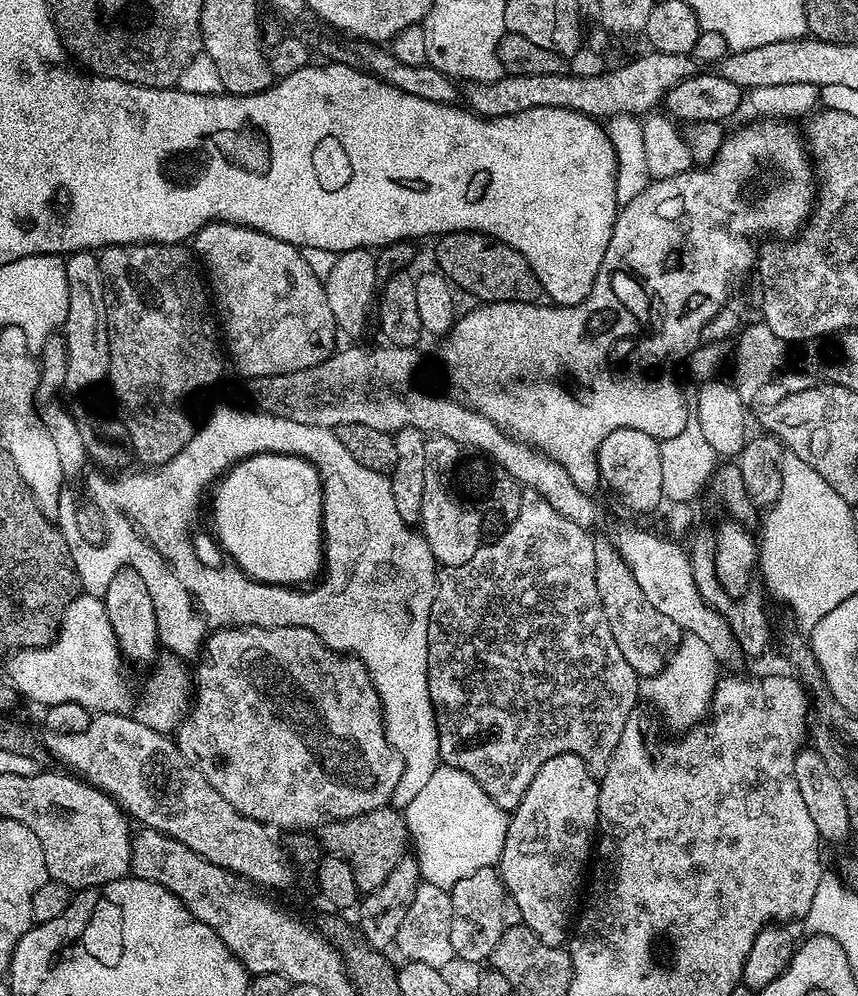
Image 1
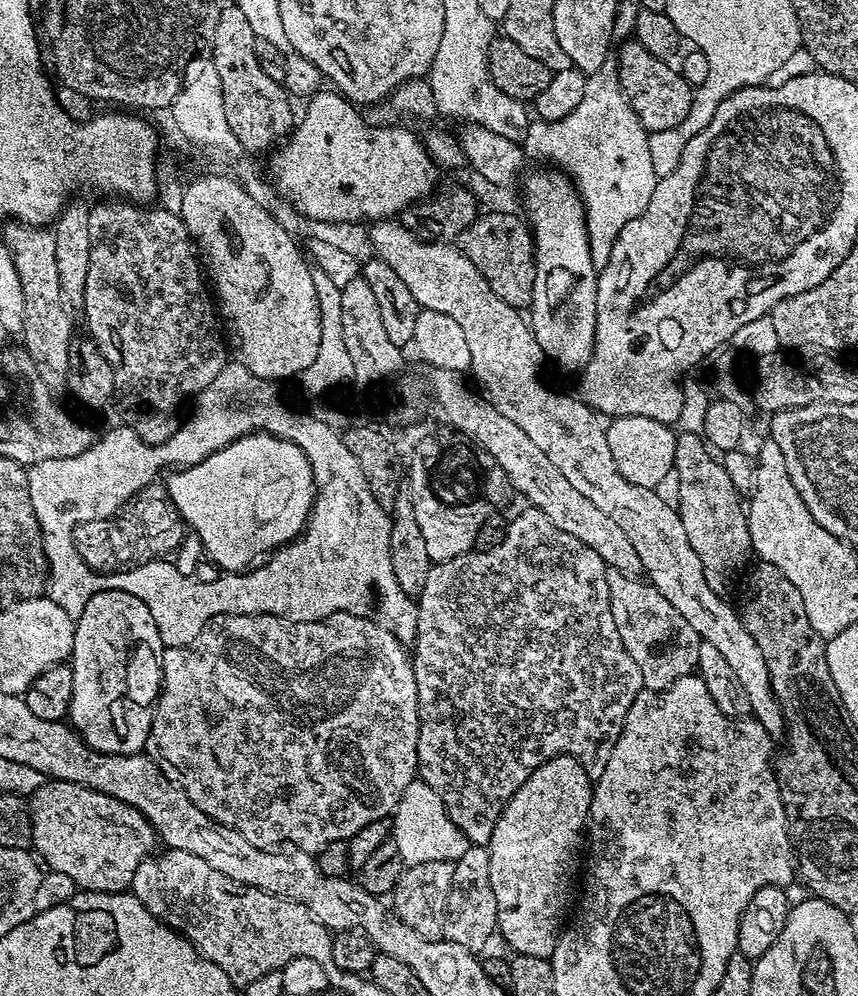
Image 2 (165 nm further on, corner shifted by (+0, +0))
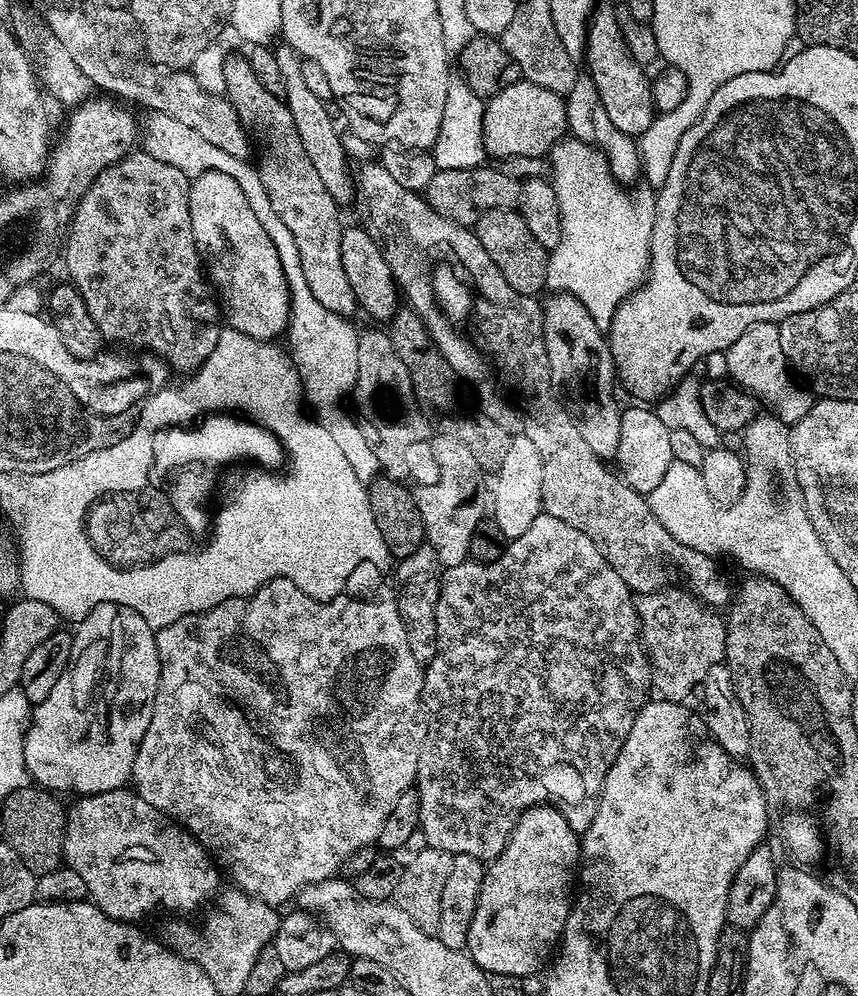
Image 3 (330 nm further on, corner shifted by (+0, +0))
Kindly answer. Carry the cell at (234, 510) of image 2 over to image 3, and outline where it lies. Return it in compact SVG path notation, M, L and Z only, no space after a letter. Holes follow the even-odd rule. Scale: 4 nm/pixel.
M213 413L194 425L166 428L152 436L151 477L164 489L189 533L202 536L210 528L208 498L217 487L222 467L244 460L240 462L249 462L263 468L276 468L285 458L281 442L273 432L234 414Z

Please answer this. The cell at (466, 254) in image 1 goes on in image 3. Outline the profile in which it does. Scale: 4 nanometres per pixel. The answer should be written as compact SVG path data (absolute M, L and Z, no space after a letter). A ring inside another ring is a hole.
M508 209L487 210L474 225L474 231L483 249L494 260L502 275L521 294L539 297L540 291L545 291L548 282L548 254L544 248L530 234L530 226L526 226L524 217L519 211Z

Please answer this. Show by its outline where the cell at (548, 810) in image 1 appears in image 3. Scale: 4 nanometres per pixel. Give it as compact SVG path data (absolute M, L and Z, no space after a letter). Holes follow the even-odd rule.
M536 805L517 817L514 830L508 836L508 845L500 856L487 865L474 920L470 922L466 951L486 974L523 978L539 973L539 968L545 967L563 937L568 915L572 912L574 885L578 880L580 842L581 837L572 829L570 822L566 822L563 811L553 805Z

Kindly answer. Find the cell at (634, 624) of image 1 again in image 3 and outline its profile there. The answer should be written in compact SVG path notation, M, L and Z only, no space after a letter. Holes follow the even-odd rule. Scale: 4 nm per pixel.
M665 586L656 592L646 592L635 597L636 617L640 620L640 642L652 668L652 688L663 699L677 702L687 701L688 695L701 687L712 664L719 664L724 658L726 646L725 617L719 611L705 606L691 591L683 587Z

